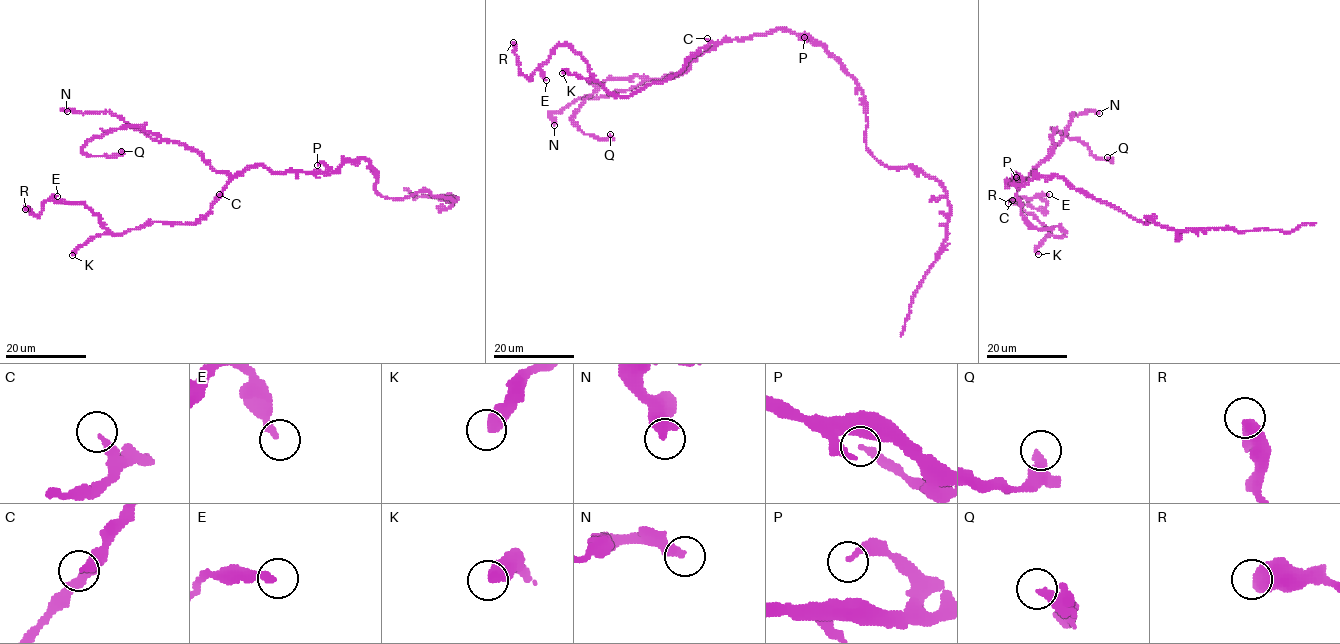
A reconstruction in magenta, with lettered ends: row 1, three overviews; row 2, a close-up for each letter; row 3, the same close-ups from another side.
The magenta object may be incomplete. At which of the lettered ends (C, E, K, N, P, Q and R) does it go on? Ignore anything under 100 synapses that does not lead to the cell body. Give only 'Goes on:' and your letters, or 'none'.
Goes on: none

